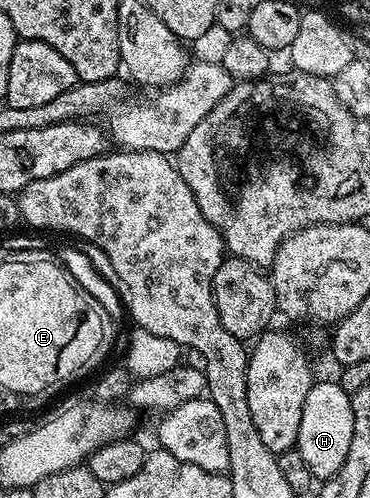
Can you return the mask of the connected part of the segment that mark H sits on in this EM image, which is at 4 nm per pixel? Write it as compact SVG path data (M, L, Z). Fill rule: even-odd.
M337 382L325 384L321 388L322 394L329 400L317 401L321 396L320 388L321 385L315 386L307 394L295 450L303 454L303 462L307 462L310 474L318 481L324 482L332 478L339 466L343 466L343 458L347 458L353 433L353 401L350 393L344 392Z

